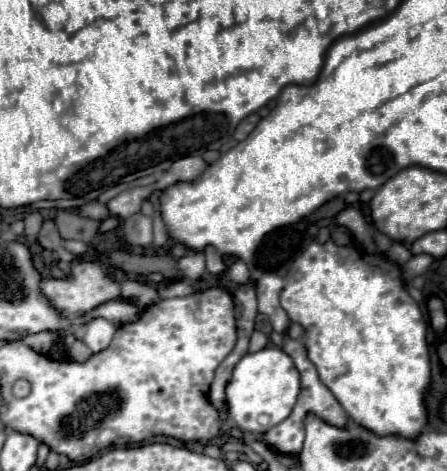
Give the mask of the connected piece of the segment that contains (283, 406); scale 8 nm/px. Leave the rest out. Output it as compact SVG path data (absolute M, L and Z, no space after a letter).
M266 346L260 352L254 354L246 354L234 368L232 372L232 380L226 386L226 400L228 400L228 418L244 432L256 432L256 434L264 434L266 430L270 430L272 426L280 424L282 420L286 420L286 416L290 416L296 400L298 400L298 392L300 392L300 376L298 370L294 368L292 358L278 346Z

